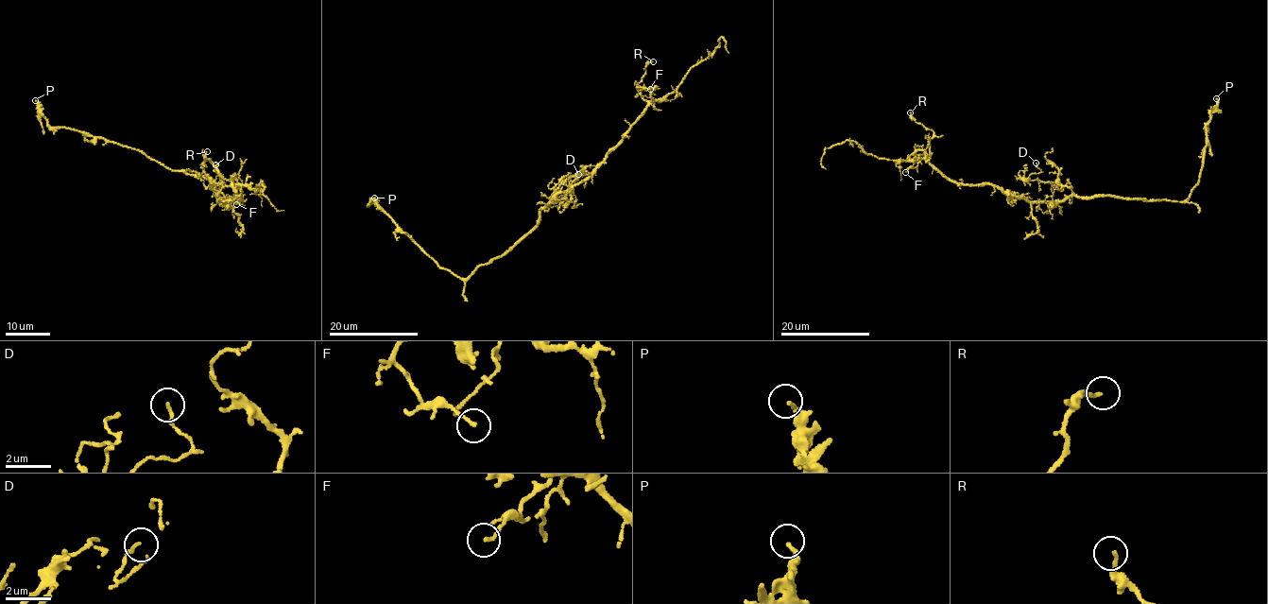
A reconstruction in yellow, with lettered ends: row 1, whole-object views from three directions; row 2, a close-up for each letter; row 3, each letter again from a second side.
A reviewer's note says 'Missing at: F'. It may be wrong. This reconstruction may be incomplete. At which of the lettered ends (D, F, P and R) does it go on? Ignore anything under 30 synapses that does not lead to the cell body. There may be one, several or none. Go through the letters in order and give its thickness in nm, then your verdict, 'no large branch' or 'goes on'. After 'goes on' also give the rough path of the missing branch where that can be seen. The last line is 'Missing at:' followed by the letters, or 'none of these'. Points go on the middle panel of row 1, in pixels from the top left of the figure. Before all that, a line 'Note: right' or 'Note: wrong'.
Note: wrong
D: 130 nm | no large branch
F: 140 nm | no large branch
P: 180 nm | no large branch
R: 150 nm | no large branch
Missing at: none of these

